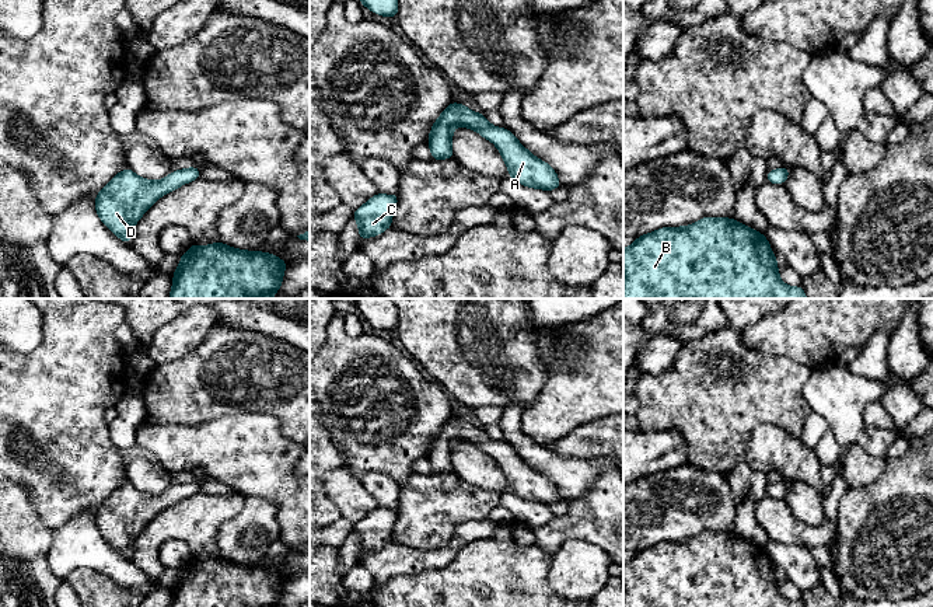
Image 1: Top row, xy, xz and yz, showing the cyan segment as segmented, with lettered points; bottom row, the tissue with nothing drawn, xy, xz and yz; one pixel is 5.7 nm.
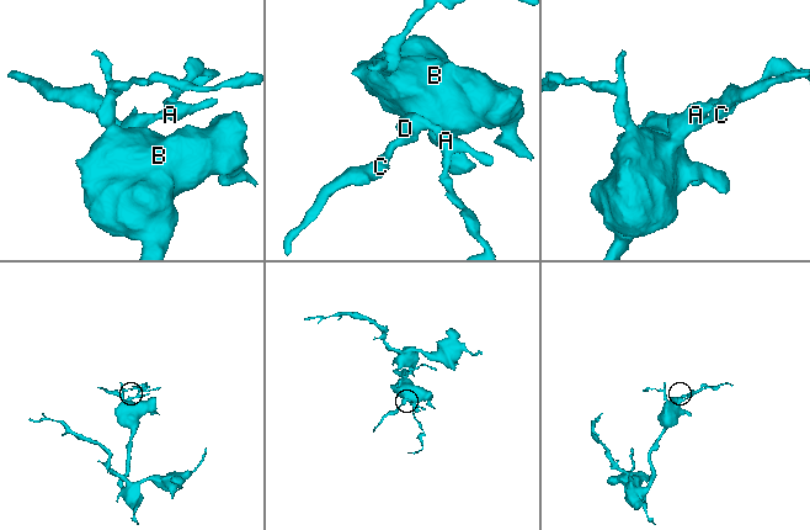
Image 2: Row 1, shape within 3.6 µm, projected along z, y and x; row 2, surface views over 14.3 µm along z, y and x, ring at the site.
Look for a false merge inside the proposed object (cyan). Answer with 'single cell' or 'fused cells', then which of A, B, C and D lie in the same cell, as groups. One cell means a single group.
single cell | A B C D

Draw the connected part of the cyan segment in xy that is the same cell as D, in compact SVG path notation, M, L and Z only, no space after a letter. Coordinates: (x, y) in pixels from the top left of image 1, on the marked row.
M126 167L98 192L95 210L120 241L130 244L133 226L158 198L198 178L199 167L172 171L160 181L144 179Z

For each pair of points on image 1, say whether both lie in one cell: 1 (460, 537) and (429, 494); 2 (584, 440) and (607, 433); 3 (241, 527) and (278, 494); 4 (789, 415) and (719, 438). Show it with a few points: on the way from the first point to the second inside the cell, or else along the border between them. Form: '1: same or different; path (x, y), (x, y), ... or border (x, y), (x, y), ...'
1: different; border (485, 517), (461, 522), (446, 544), (426, 548)
2: same; path (590, 440), (601, 438)
3: different; border (247, 495), (262, 496), (276, 506), (280, 532)
4: same; path (772, 414), (745, 414), (736, 421)

